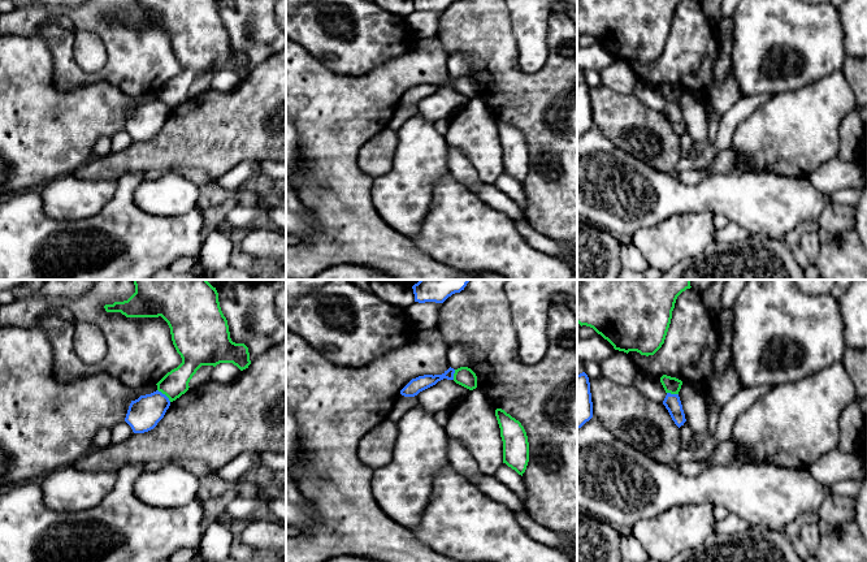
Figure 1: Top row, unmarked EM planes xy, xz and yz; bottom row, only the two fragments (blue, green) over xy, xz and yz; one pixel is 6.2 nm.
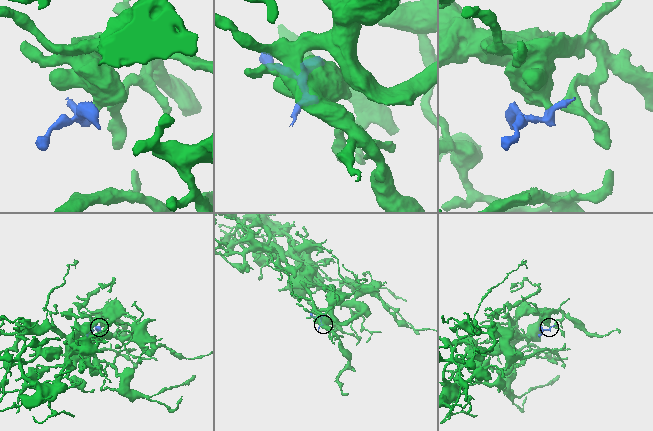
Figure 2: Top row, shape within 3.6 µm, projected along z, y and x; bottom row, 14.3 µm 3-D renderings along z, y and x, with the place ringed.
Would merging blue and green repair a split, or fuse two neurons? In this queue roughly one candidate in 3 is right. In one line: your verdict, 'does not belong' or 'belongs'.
does not belong

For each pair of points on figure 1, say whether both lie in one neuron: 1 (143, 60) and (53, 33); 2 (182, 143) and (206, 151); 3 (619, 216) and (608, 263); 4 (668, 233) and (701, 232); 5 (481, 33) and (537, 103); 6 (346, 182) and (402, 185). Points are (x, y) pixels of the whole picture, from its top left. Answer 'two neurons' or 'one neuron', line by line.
1: one neuron
2: one neuron
3: two neurons
4: one neuron
5: one neuron
6: two neurons

